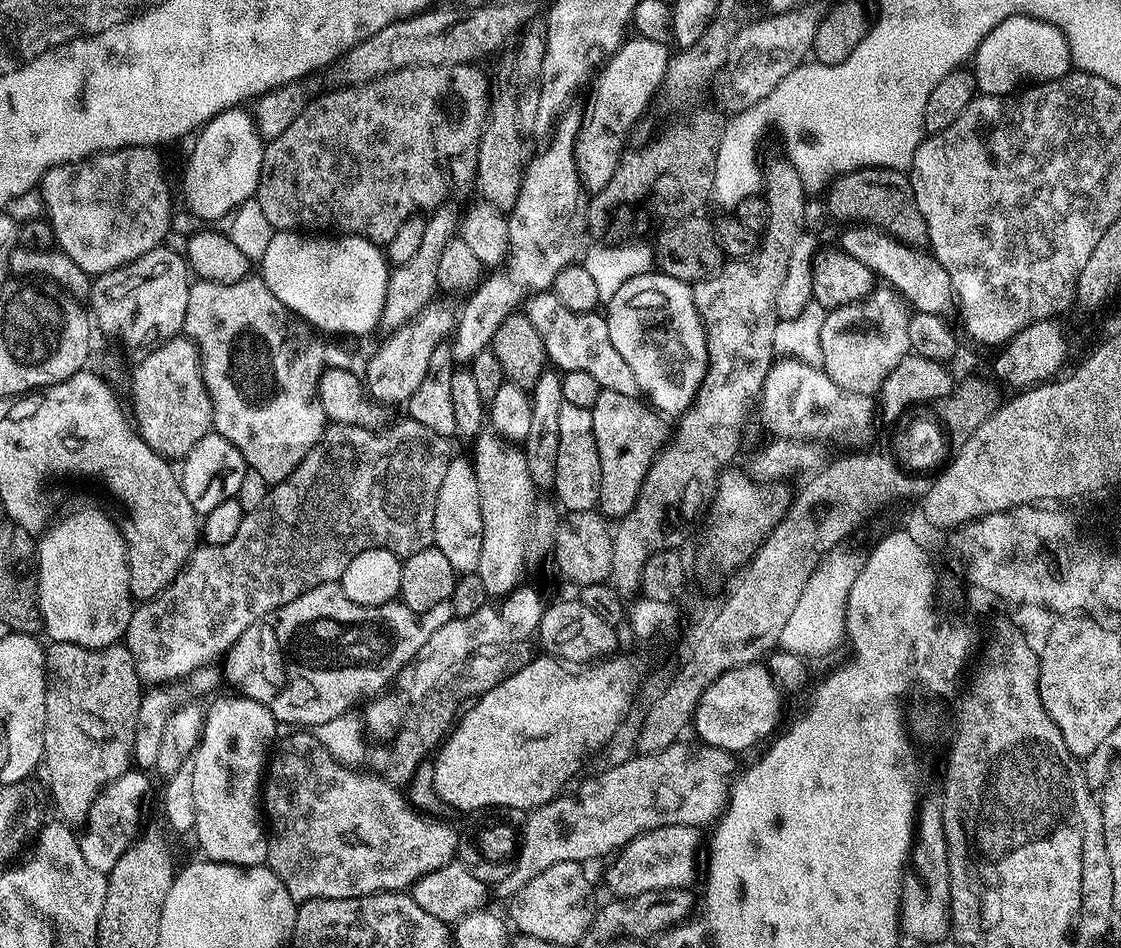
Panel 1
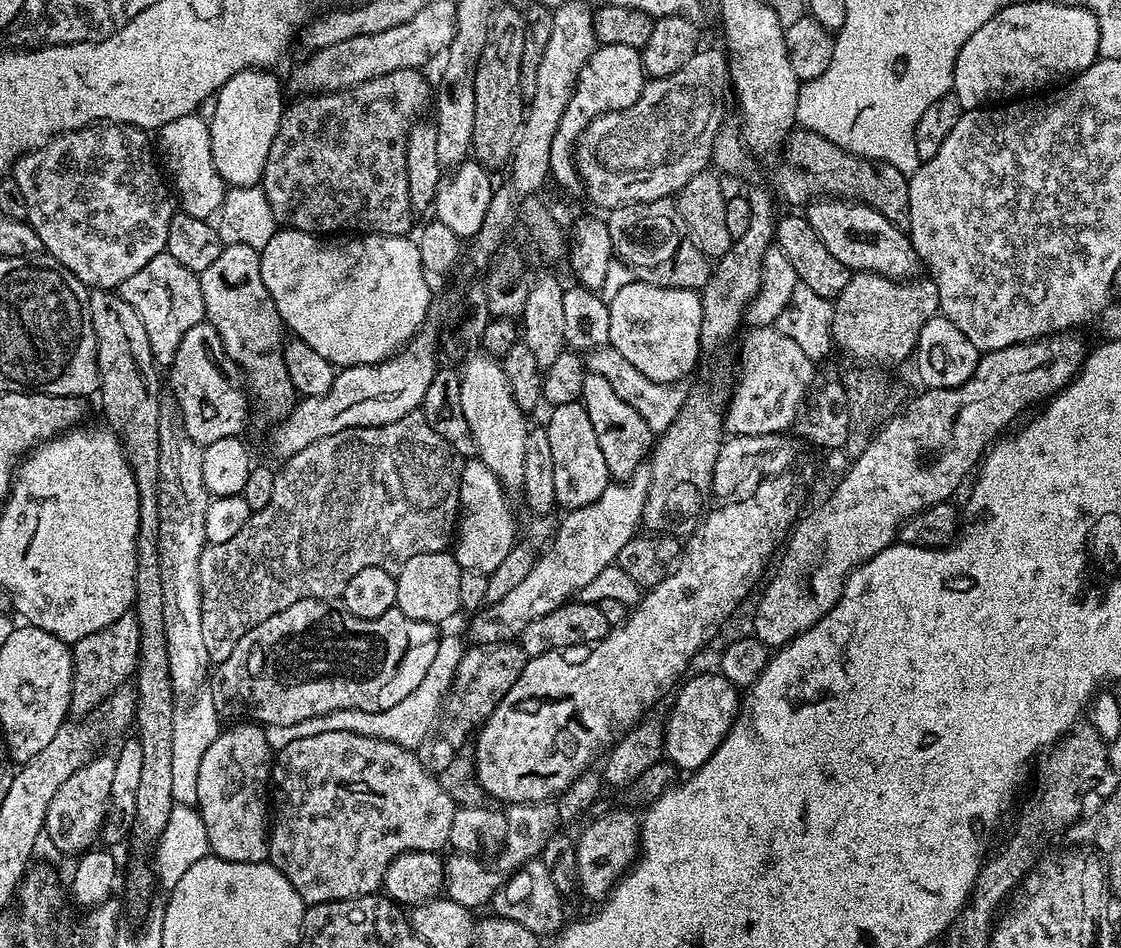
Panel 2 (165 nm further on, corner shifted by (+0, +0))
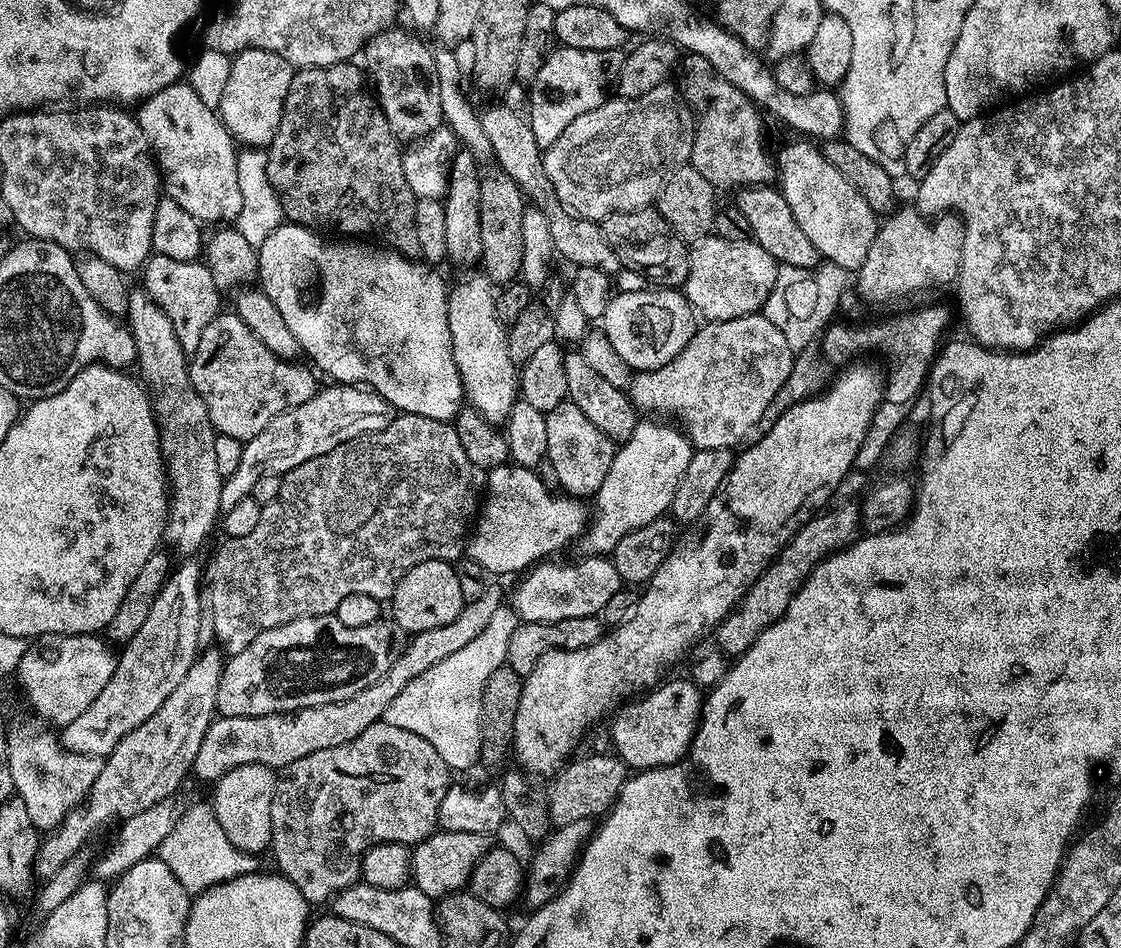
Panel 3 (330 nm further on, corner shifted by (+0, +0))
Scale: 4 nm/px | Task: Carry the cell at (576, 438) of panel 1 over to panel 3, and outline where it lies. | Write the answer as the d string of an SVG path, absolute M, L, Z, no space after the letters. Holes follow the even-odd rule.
M566 399L554 410L546 413L546 459L550 466L554 466L556 483L567 495L577 498L595 497L606 479L606 474L610 471L610 464L614 462L617 445L578 406L574 406L572 401Z

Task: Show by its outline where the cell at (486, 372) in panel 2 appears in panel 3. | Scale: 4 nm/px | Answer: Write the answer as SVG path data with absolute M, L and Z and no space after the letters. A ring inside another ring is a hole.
M468 270L465 272L468 273L456 285L451 285L448 293L448 321L450 322L450 342L454 350L454 362L462 378L467 403L480 415L486 417L491 424L500 426L507 420L514 402L518 399L518 366L510 358L506 325L496 313L496 292L492 281L484 275L483 271Z

